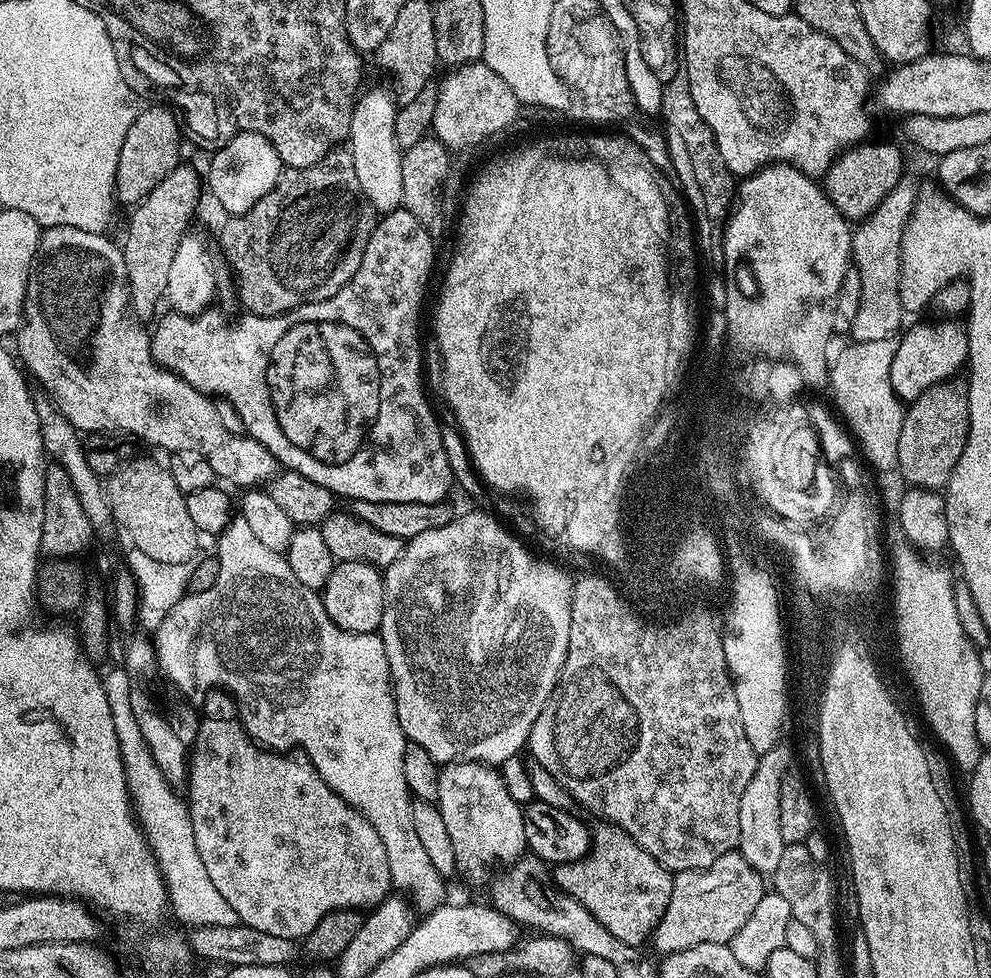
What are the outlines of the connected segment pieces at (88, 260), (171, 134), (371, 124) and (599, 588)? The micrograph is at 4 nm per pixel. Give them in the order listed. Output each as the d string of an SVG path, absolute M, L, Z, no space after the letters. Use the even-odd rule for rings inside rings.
M54 226L41 231L40 245L36 251L36 261L32 264L32 269L28 275L28 285L26 286L26 298L24 299L24 320L20 323L18 331L15 333L15 351L18 353L18 360L26 369L27 375L32 376L44 387L43 395L51 400L53 406L66 418L70 426L76 428L77 432L87 434L87 432L129 432L132 436L137 436L140 440L145 440L148 444L153 444L156 448L165 448L168 454L178 450L196 450L210 462L214 474L221 481L233 484L239 490L252 490L257 486L267 485L273 476L277 475L278 465L276 459L251 436L245 434L230 434L226 426L218 419L216 404L213 397L204 395L190 382L186 382L181 376L175 376L170 370L166 370L160 363L152 357L152 337L149 329L134 315L130 301L128 299L128 275L126 274L126 262L121 245L112 240L107 240L107 235L90 230L78 230L78 226ZM112 352L112 364L107 364L104 359Z
M152 102L149 108L141 107L137 111L134 122L130 122L130 130L126 130L126 142L122 142L122 150L118 154L118 170L116 171L116 195L127 206L140 204L181 163L180 132L182 124L177 113L171 107L160 102Z
M372 88L361 91L352 109L352 121L346 141L352 153L354 174L358 174L358 186L377 213L387 214L402 205L402 149L394 138L394 118L397 103L389 89Z
M584 576L572 586L572 605L570 606L570 646L566 650L566 662L560 671L560 682L552 692L552 697L544 705L542 714L528 735L527 747L532 748L531 759L536 760L548 771L573 801L589 808L601 821L615 824L621 828L650 858L654 858L663 868L675 874L686 870L698 870L718 862L722 854L736 848L738 838L738 805L750 778L756 773L758 753L746 739L742 730L742 714L738 710L738 698L732 685L732 675L728 673L728 663L724 653L724 638L721 629L716 629L700 612L684 616L680 624L668 624L659 628L656 624L643 624L628 609L620 592L604 576Z

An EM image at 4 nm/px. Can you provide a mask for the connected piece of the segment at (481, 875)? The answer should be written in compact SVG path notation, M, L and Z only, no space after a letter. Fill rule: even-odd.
M479 762L443 765L435 805L446 822L447 833L454 846L456 867L474 883L487 881L488 871L495 864L511 866L521 859L520 855L525 855L524 809L514 802L514 798L510 798L495 767Z

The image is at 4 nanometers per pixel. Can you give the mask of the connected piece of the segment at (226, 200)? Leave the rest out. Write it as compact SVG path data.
M237 132L233 140L219 145L213 152L216 153L212 156L212 165L208 168L208 176L206 172L206 188L207 191L208 188L212 191L213 198L225 208L225 213L228 216L240 216L243 212L249 212L257 202L266 198L266 194L270 194L270 190L278 182L282 171L278 150L274 150L274 146L262 134Z

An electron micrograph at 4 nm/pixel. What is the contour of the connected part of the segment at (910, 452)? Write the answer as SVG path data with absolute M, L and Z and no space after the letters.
M953 378L936 384L926 390L918 399L911 401L904 412L900 440L898 440L897 469L908 480L911 487L928 488L939 491L947 487L950 474L962 456L968 441L970 426L970 406L968 405L968 385L963 379Z

